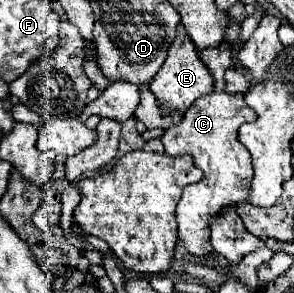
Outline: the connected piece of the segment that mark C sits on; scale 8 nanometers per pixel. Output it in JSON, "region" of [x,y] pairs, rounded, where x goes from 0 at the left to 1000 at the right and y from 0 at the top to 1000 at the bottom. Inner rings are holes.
{"region":[[[759,140],[745,160],[677,167],[677,201],[704,222],[731,270],[731,297],[711,324],[670,338],[616,399],[609,420],[588,420],[561,440],[548,481],[561,495],[561,522],[602,529],[656,529],[656,556],[690,584],[690,611],[677,625],[650,625],[622,645],[622,666],[602,693],[602,761],[609,761],[609,816],[622,823],[622,850],[650,870],[697,877],[724,863],[711,829],[711,741],[745,727],[765,700],[820,693],[840,679],[840,638],[861,604],[861,563],[847,515],[813,488],[806,440],[820,420],[867,413],[861,372],[833,352],[827,317],[772,317],[765,311],[765,242],[813,235],[793,195],[793,147]]]}

